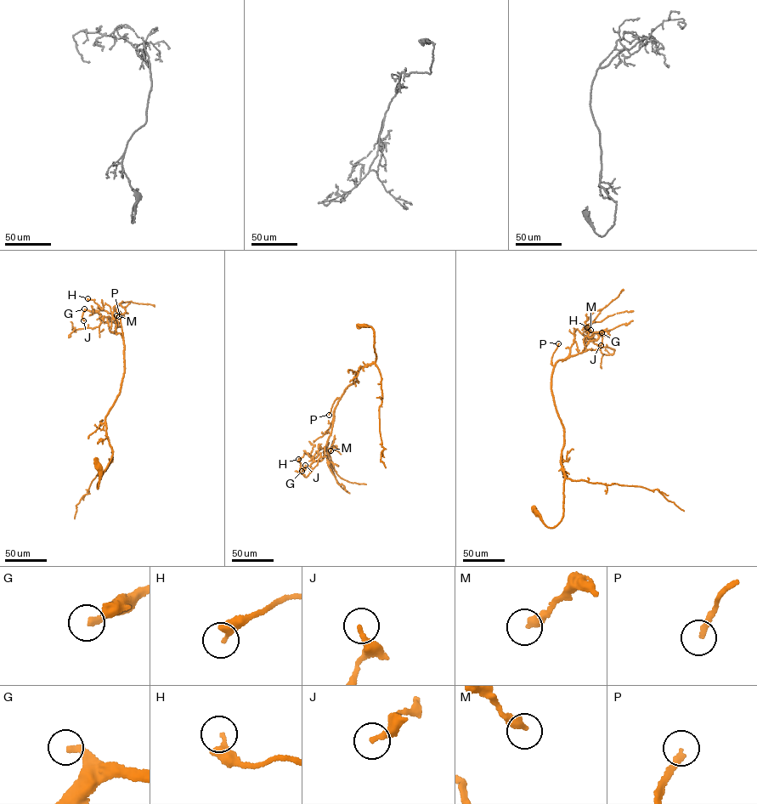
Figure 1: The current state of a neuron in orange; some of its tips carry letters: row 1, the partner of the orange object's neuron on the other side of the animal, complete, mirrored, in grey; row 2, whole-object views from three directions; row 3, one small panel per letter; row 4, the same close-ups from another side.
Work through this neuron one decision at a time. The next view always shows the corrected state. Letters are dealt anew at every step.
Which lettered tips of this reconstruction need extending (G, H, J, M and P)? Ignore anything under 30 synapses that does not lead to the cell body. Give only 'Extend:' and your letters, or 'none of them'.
Extend: G, J

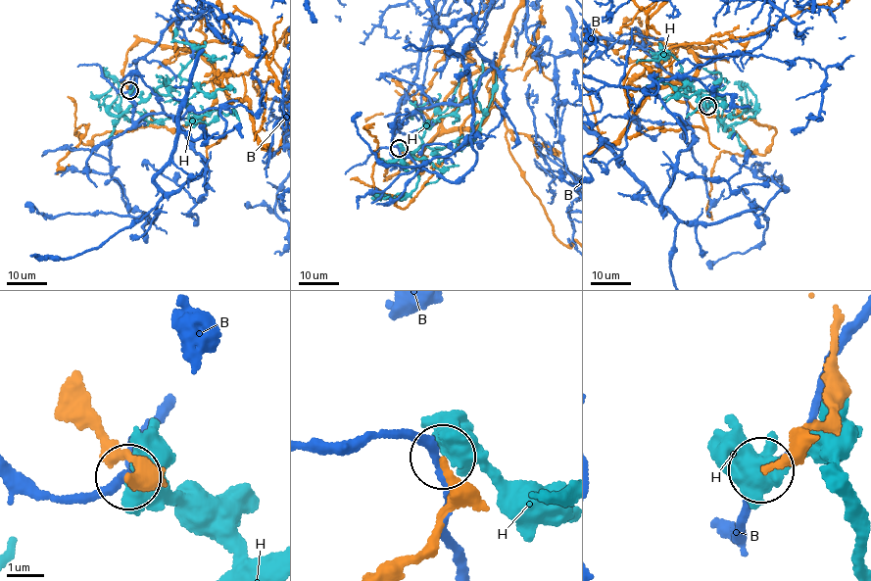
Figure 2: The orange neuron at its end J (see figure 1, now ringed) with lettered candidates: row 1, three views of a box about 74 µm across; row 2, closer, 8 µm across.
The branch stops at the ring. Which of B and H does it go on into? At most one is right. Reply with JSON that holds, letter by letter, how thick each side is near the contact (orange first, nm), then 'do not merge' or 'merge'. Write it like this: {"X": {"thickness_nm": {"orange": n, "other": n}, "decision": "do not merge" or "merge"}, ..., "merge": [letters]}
{"B": {"thickness_nm": {"orange": 550, "other": 200}, "decision": "do not merge"}, "H": {"thickness_nm": {"orange": 360, "other": 480}, "decision": "do not merge"}, "merge": []}

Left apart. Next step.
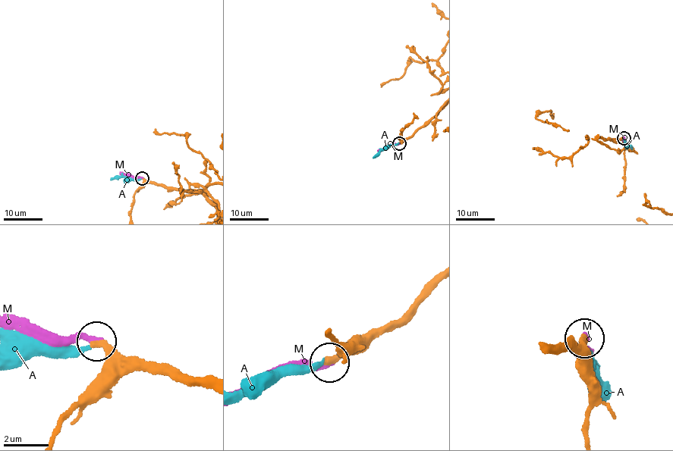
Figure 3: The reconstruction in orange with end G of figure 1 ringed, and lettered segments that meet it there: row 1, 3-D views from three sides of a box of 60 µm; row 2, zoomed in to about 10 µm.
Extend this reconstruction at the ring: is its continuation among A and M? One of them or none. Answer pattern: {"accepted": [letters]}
{"accepted": ["M"]}

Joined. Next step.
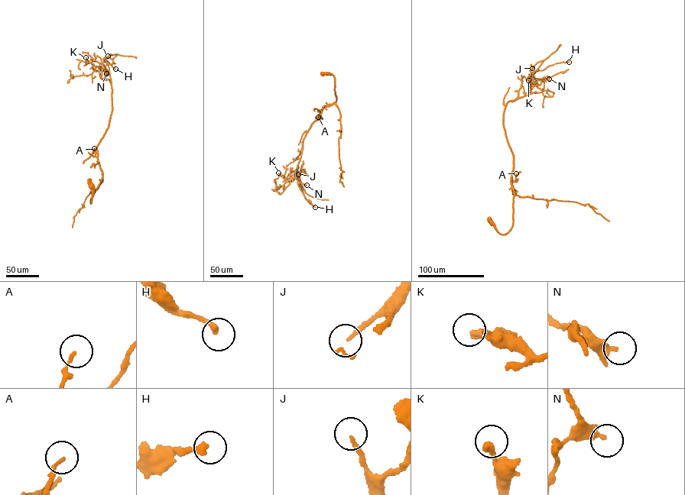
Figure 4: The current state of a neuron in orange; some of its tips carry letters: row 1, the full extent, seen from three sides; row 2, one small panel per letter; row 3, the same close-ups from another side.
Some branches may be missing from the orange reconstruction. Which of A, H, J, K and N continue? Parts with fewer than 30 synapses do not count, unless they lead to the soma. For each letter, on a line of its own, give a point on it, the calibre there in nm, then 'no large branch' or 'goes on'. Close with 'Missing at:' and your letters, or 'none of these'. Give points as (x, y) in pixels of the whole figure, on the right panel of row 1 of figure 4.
A: place (516, 173); calibre 110 nm; no large branch
H: place (569, 62); calibre 260 nm; no large branch
J: place (532, 68); calibre 190 nm; no large branch
K: place (528, 80); calibre 320 nm; no large branch
N: place (549, 79); calibre 280 nm; no large branch
Missing at: none of these

